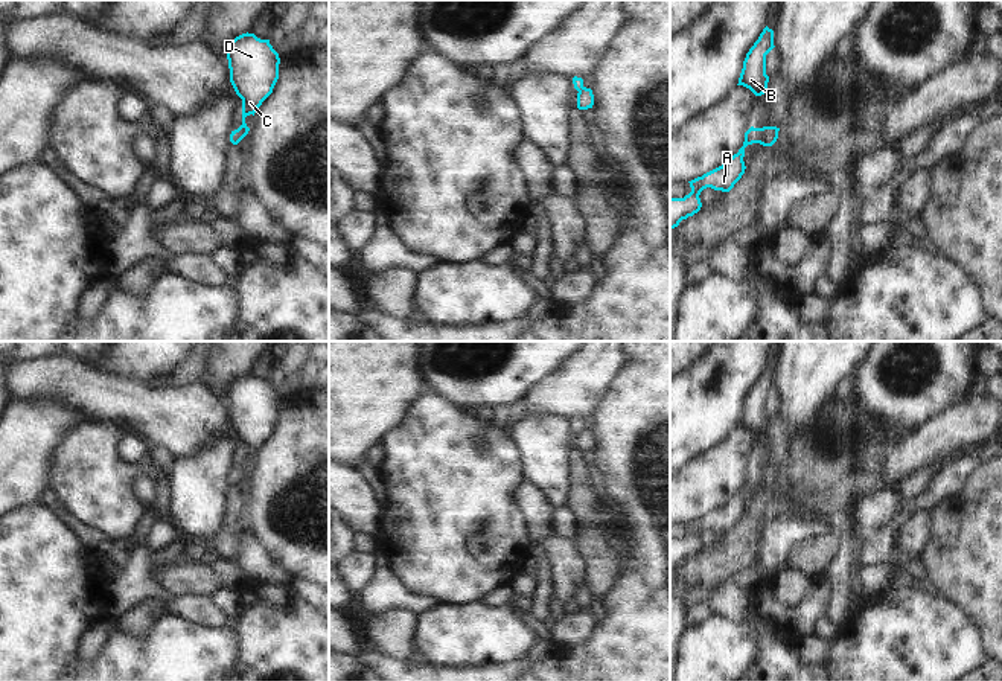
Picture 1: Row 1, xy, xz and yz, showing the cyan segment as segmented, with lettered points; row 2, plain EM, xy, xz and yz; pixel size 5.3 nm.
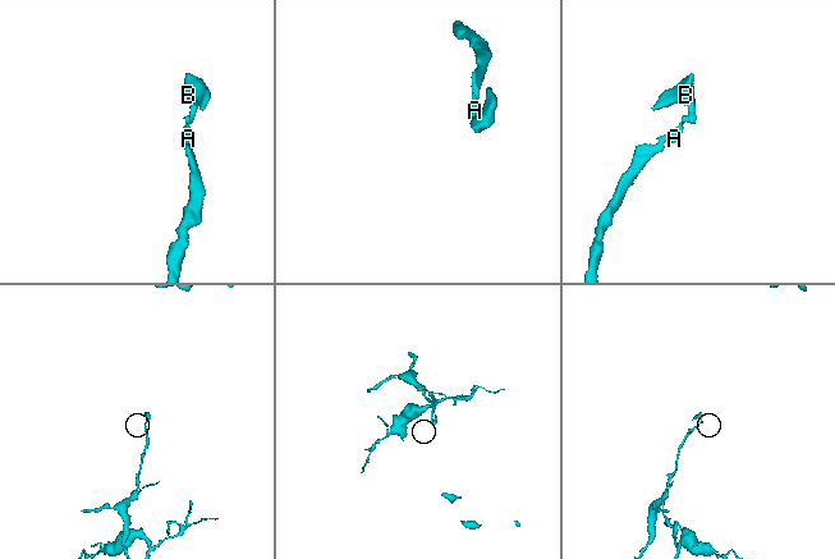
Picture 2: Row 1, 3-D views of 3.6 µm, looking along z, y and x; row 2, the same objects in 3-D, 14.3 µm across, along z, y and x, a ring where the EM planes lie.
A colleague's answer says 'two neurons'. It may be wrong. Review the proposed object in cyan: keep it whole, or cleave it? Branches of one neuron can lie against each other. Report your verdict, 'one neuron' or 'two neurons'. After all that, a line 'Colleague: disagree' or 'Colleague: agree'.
two neurons
Colleague: agree

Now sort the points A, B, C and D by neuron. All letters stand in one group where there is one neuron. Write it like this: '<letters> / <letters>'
A / B C D

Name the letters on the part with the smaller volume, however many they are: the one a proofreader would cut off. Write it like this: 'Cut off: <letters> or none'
Cut off: B, C, D

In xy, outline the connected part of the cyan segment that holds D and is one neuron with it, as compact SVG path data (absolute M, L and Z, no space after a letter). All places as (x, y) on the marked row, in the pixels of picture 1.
M254 34L236 37L227 50L230 82L242 99L242 125L238 128L242 139L250 128L245 117L257 111L262 102L273 93L279 79L279 53L270 40L260 40Z

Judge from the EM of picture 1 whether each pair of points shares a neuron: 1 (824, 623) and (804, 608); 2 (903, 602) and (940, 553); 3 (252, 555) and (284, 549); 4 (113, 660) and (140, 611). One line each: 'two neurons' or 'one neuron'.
1: two neurons
2: two neurons
3: two neurons
4: two neurons

